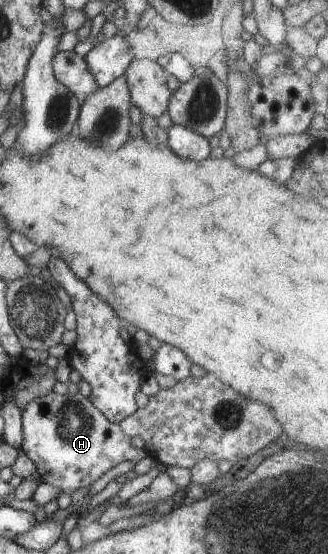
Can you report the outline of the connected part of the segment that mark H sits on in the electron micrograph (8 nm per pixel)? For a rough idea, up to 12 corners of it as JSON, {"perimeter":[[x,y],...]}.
{"perimeter":[[80,393],[21,410],[42,483],[72,494],[138,463],[119,424]]}

